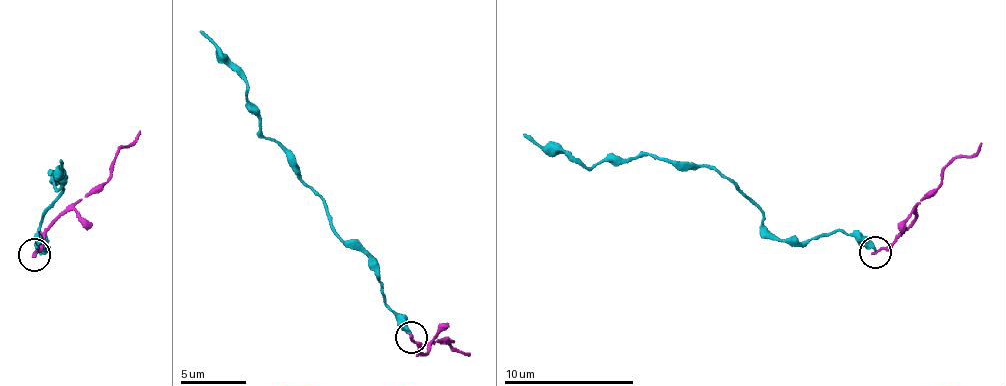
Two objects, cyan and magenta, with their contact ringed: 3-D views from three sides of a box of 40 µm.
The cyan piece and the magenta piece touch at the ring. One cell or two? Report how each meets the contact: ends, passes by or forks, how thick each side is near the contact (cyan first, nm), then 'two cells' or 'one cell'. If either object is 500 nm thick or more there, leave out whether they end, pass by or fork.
cyan ends | magenta ends | 280/200 nm | two cells

